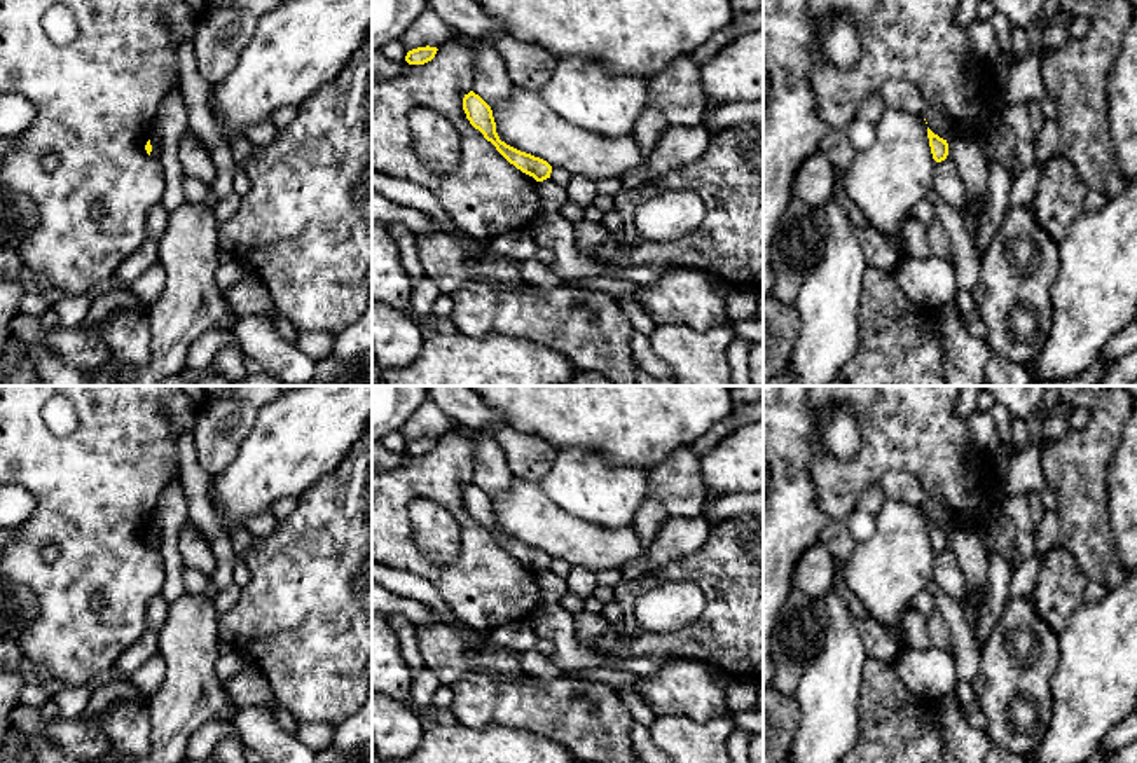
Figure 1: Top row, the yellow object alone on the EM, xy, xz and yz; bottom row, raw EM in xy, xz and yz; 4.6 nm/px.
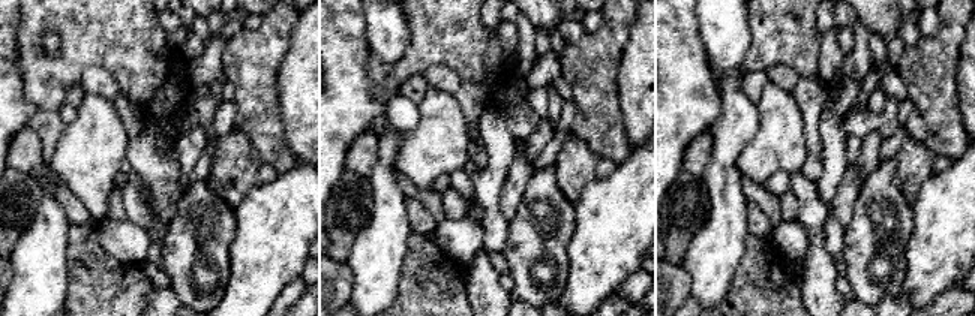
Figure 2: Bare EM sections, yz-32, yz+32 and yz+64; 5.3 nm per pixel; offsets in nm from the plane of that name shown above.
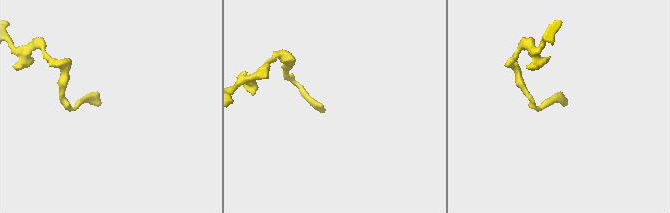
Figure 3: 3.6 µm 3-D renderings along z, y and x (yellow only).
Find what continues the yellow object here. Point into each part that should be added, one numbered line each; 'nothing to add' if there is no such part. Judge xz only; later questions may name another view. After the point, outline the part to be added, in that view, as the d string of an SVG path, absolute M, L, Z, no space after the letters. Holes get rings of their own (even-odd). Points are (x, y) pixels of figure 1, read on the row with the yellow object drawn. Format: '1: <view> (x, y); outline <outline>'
nothing to add

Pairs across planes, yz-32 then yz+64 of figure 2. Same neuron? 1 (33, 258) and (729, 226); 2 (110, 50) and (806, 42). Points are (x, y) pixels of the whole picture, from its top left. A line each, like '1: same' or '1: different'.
1: same
2: same

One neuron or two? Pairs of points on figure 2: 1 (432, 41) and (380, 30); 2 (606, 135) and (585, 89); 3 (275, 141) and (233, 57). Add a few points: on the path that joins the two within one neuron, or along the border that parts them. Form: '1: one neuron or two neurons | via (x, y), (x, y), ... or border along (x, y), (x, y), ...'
1: two neurons | border along (405, 15), (410, 45), (396, 62), (389, 65)
2: one neuron | via (599, 123), (596, 101)
3: one neuron | via (260, 120), (254, 78)

